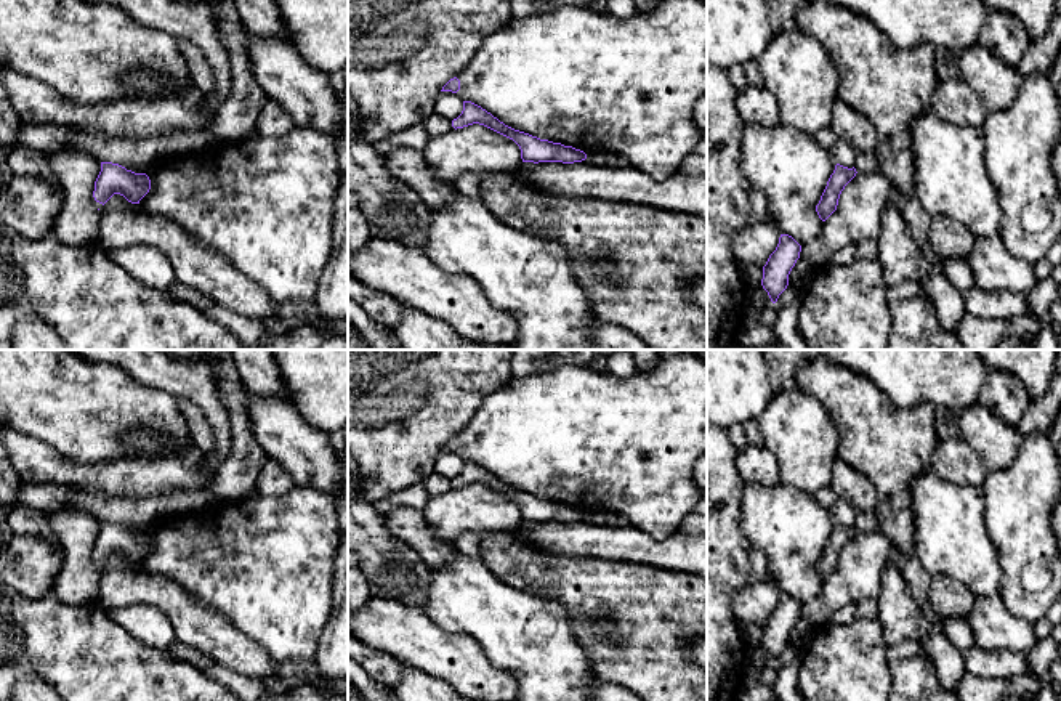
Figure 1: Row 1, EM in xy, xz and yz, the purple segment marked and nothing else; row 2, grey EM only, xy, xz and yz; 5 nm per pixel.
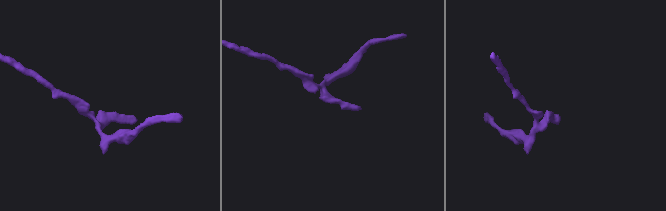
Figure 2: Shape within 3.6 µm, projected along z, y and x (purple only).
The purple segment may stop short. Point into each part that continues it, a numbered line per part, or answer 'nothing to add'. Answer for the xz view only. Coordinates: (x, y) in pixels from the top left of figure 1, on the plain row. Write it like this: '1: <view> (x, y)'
nothing to add

